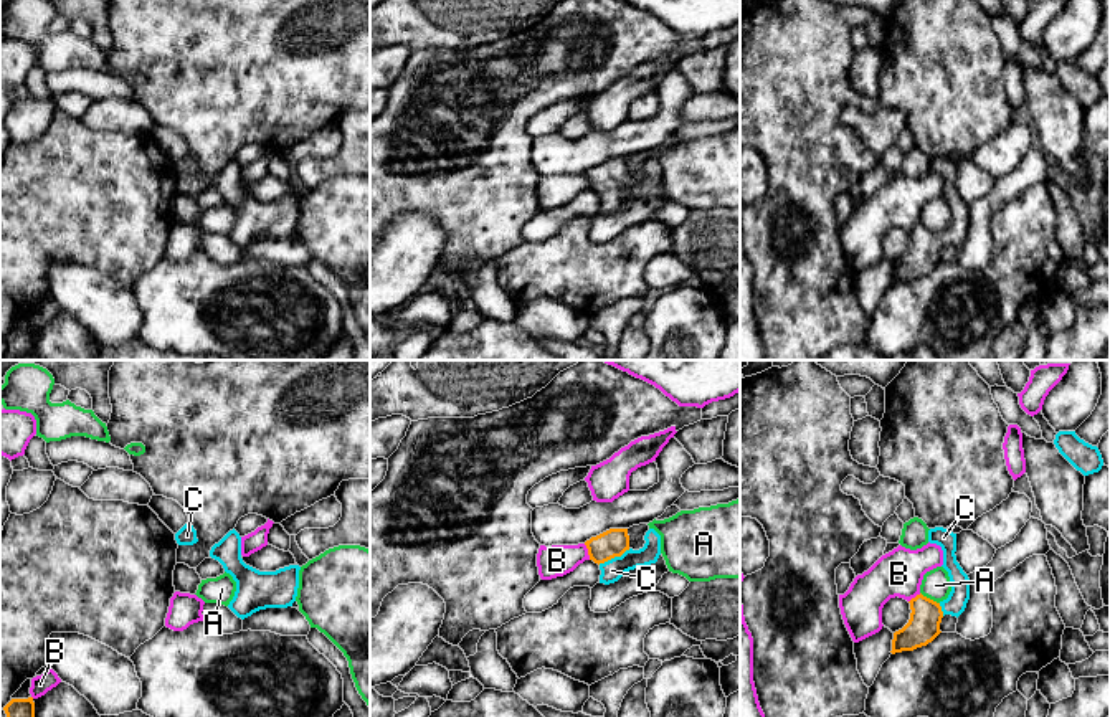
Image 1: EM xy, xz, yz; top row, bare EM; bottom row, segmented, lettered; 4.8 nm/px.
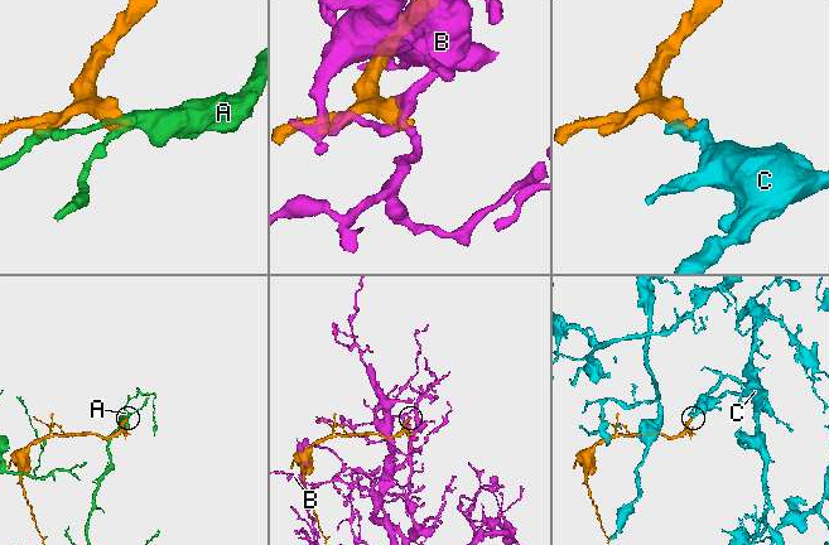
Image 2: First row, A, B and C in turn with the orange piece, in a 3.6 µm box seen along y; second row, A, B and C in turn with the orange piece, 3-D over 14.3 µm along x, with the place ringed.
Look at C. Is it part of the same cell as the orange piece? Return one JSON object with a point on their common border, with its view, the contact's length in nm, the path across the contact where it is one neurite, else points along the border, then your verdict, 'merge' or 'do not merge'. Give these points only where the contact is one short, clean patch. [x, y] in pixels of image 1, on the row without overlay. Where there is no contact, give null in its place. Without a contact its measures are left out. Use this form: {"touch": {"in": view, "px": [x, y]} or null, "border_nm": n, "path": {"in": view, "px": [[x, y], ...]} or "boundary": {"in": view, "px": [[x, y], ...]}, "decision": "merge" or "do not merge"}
{"touch": {"in": "xz", "px": [613, 187]}, "border_nm": 180, "path": {"in": "xz", "px": [[613, 172], [613, 187], [611, 200]]}, "decision": "merge"}

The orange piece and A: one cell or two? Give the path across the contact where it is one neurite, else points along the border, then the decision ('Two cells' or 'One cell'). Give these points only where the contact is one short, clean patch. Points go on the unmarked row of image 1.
Boundary: yz (920, 222), (939, 233). Two cells

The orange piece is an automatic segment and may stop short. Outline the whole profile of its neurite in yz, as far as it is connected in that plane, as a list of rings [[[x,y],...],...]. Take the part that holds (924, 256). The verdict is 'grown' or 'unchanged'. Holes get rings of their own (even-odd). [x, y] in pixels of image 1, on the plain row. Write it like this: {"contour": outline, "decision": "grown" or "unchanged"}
{"contour": [[[935,157],[928,160],[928,172],[943,180],[943,198],[948,202],[951,221],[946,230],[937,233],[922,223],[912,228],[908,253],[894,263],[892,284],[913,281],[932,273],[942,261],[945,245],[960,246],[970,230],[970,208],[956,192],[956,164],[950,159]]], "decision": "grown"}

